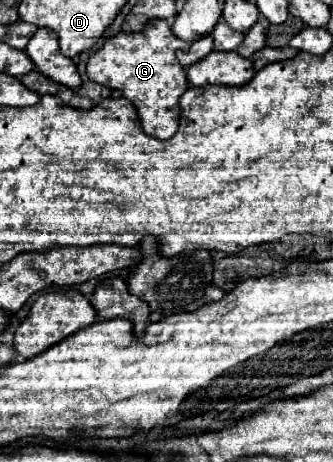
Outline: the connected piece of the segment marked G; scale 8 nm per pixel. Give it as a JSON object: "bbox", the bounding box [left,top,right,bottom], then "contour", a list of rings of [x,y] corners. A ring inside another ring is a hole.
{"bbox":[86,20,190,140],"contour":[[[150,20],[138,34],[120,32],[108,38],[106,44],[90,56],[86,74],[96,84],[120,90],[138,108],[144,132],[166,140],[178,132],[180,96],[188,90],[186,68],[176,60],[178,48],[190,48],[190,44],[172,34],[168,20]]]}

